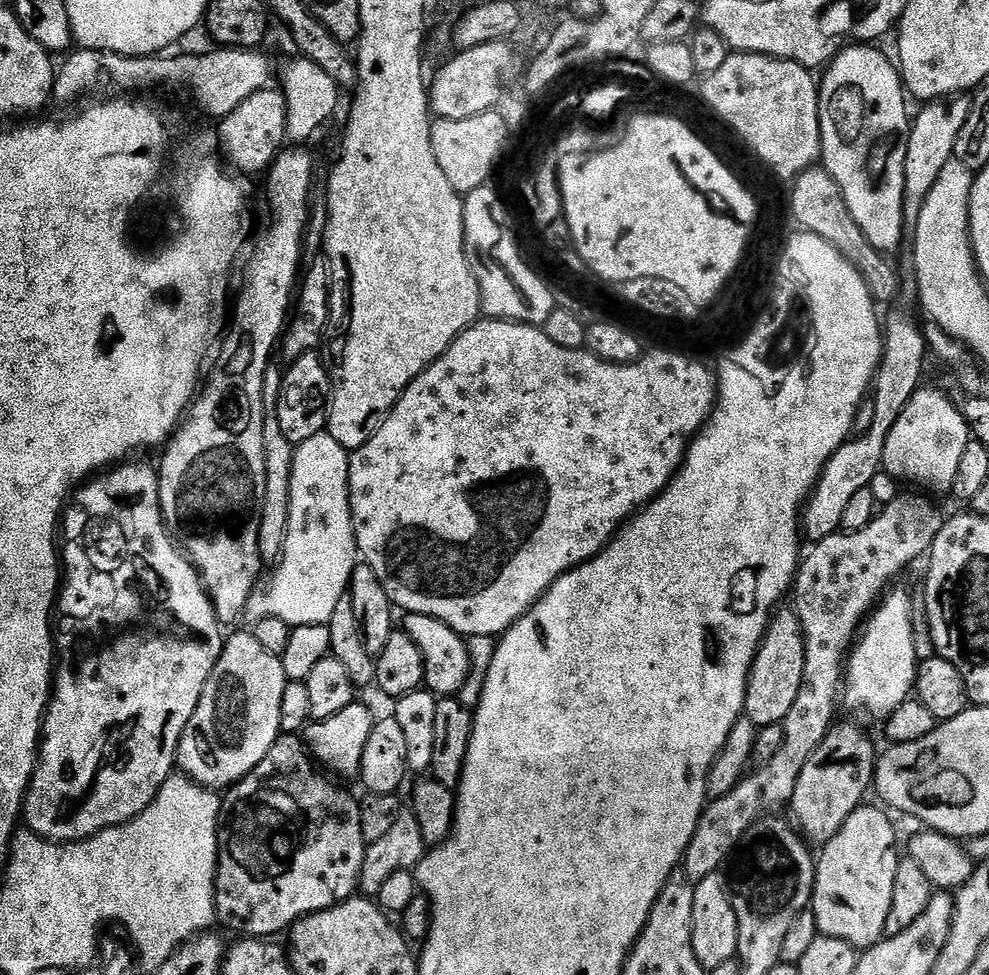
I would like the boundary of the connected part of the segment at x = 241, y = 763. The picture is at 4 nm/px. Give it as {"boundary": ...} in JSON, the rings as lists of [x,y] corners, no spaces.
{"boundary":[[[251,631],[229,635],[180,739],[176,768],[204,788],[227,790],[240,783],[270,754],[270,746],[282,734],[278,713],[282,690],[289,683],[281,657],[266,654]]]}

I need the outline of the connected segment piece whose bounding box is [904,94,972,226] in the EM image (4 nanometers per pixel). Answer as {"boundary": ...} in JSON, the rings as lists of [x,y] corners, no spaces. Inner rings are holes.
{"boundary":[[[943,96],[937,100],[927,101],[920,113],[913,115],[906,142],[906,186],[904,187],[904,223],[915,226],[918,214],[922,214],[922,206],[926,206],[926,198],[930,198],[930,190],[934,190],[934,182],[938,182],[938,174],[956,155],[958,134],[962,134],[962,126],[966,126],[966,117],[970,114],[972,96]]]}

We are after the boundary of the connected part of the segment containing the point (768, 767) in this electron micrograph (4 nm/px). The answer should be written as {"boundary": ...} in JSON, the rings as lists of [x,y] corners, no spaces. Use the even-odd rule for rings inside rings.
{"boundary":[[[901,494],[894,498],[894,502],[883,505],[877,511],[876,517],[862,530],[857,532],[836,532],[815,541],[811,545],[812,553],[801,559],[799,569],[794,577],[794,596],[796,592],[796,605],[794,611],[800,620],[801,634],[804,636],[805,644],[805,669],[802,673],[801,689],[794,706],[786,714],[783,720],[784,737],[782,744],[777,750],[774,758],[767,763],[761,763],[751,774],[745,776],[744,781],[726,798],[718,798],[711,801],[699,818],[698,826],[695,828],[694,837],[690,840],[690,846],[684,852],[682,861],[682,874],[693,885],[709,877],[714,872],[719,872],[725,866],[724,863],[739,849],[740,839],[758,822],[763,816],[775,813],[789,803],[798,782],[802,768],[809,761],[810,756],[818,750],[818,746],[826,738],[834,727],[836,716],[836,704],[842,700],[842,685],[846,675],[846,661],[852,645],[858,639],[858,633],[866,617],[872,609],[880,603],[885,592],[889,591],[891,582],[895,576],[900,576],[916,559],[923,557],[931,549],[938,530],[944,524],[945,517],[924,496],[907,496]]]}

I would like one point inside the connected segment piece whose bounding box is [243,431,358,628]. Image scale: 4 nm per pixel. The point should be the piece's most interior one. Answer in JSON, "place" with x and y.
{"place":[320,553]}

